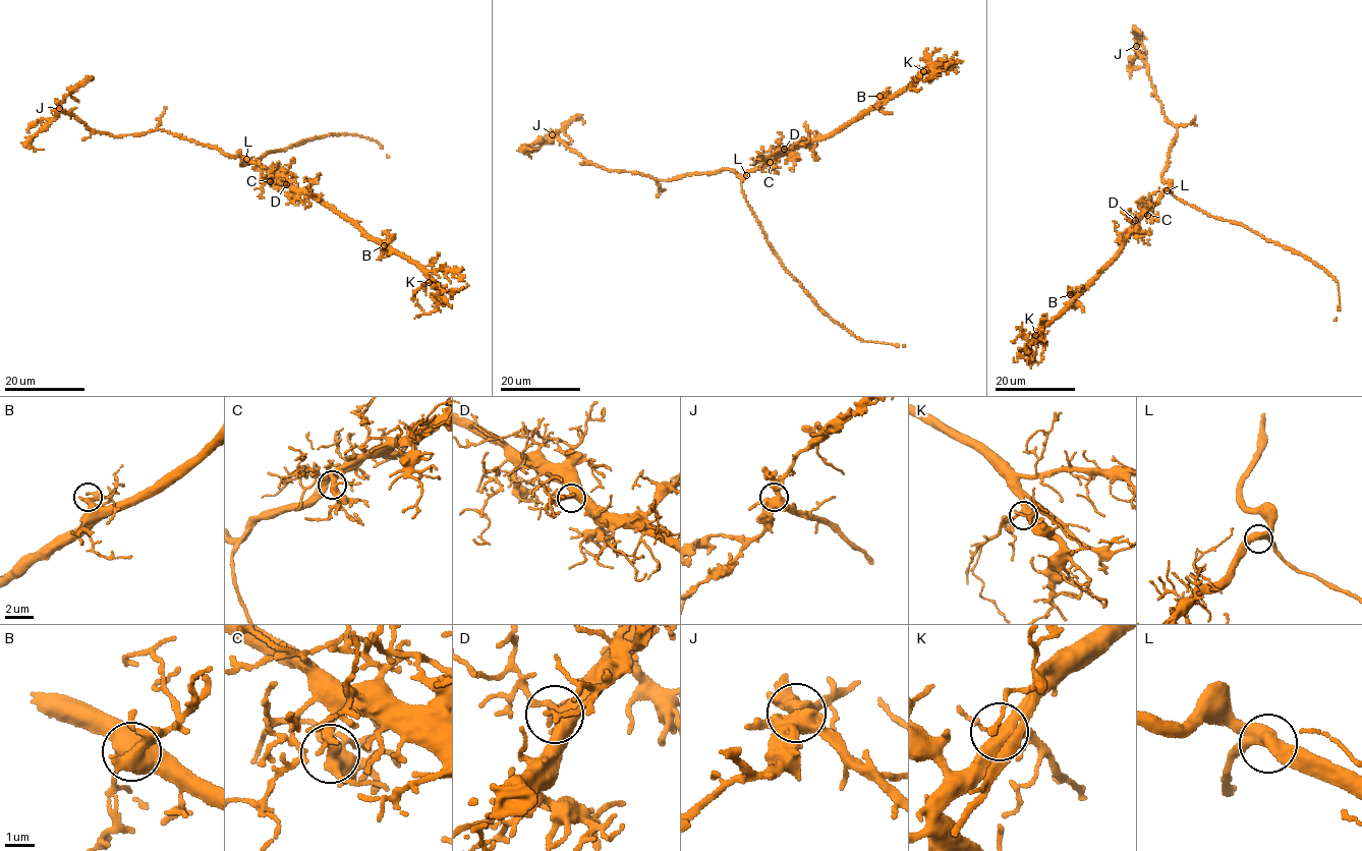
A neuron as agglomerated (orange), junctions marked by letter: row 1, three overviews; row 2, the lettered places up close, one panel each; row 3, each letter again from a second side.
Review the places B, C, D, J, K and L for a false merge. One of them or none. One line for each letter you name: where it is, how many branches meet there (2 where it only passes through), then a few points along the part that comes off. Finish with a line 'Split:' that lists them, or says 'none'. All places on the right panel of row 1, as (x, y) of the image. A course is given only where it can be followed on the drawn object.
Split: none

